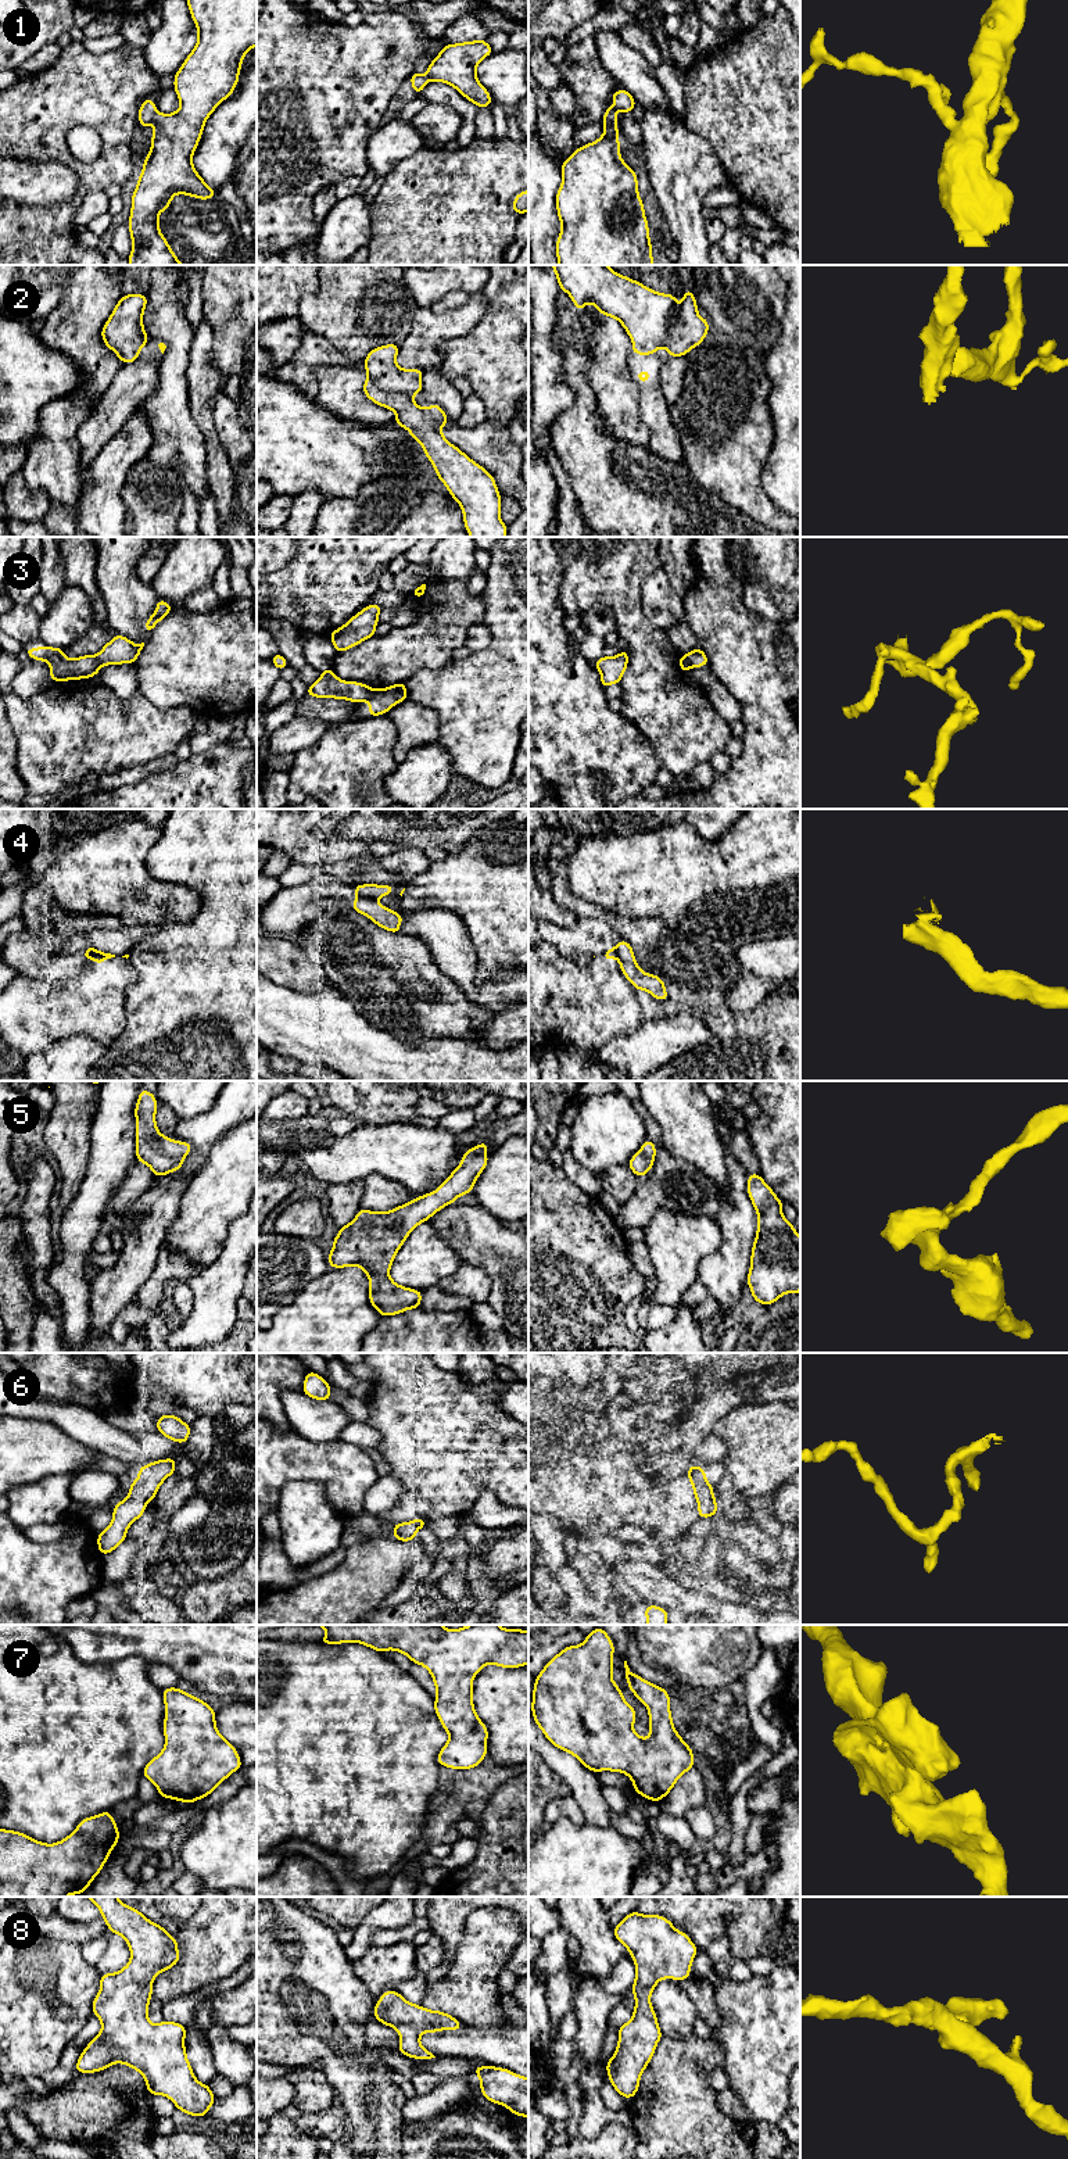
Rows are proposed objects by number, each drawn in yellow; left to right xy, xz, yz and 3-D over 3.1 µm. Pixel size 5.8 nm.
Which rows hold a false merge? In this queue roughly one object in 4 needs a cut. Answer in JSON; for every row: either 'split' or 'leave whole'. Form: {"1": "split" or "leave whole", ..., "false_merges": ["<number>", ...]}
{"1": "leave whole", "2": "leave whole", "3": "split", "4": "split", "5": "leave whole", "6": "leave whole", "7": "leave whole", "8": "leave whole", "false_merges": ["3", "4"]}

